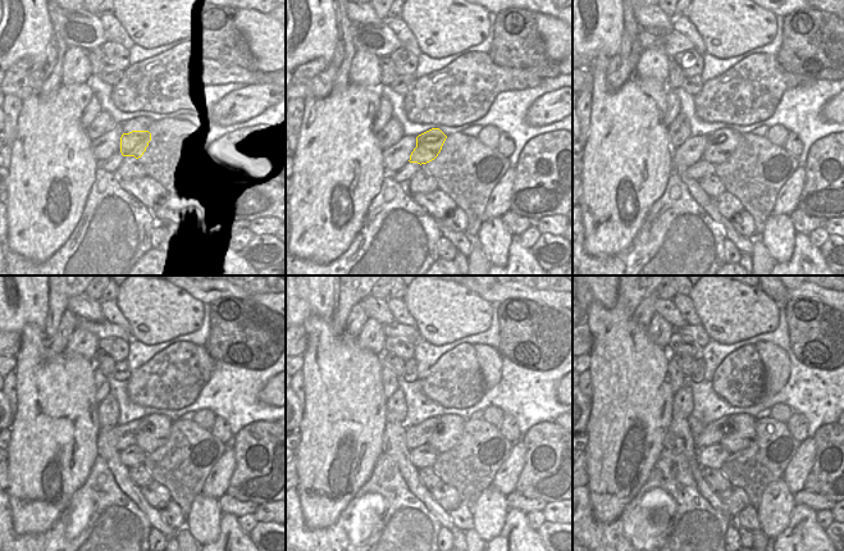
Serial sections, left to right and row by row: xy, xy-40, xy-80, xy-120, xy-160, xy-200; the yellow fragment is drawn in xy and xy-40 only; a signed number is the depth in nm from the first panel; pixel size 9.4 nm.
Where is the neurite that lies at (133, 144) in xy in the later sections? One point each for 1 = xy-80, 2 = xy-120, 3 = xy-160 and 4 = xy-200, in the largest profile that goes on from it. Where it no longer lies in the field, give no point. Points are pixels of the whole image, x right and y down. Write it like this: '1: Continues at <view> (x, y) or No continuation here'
1: Continues at xy-80 (721, 144)
2: Continues at xy-120 (156, 432)
3: Continues at xy-160 (448, 432)
4: Continues at xy-200 (742, 433)

